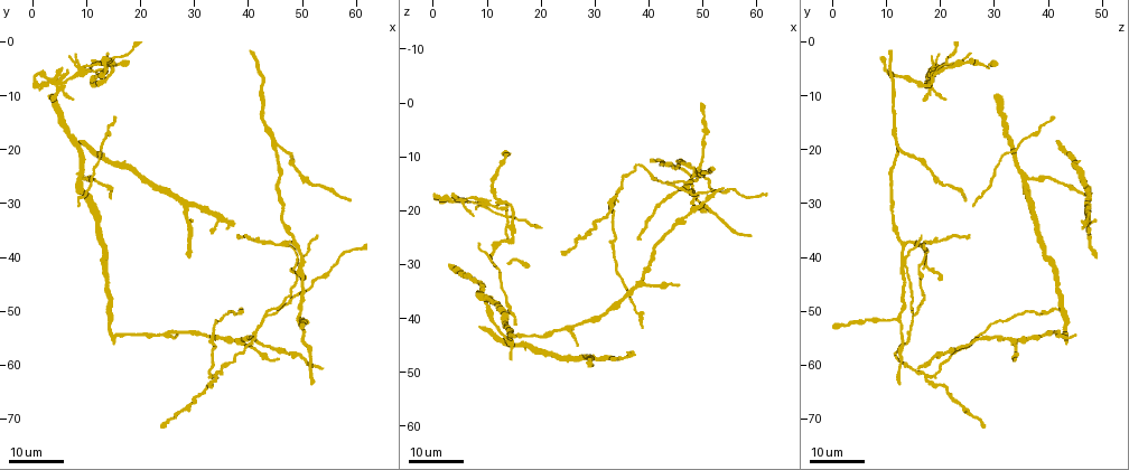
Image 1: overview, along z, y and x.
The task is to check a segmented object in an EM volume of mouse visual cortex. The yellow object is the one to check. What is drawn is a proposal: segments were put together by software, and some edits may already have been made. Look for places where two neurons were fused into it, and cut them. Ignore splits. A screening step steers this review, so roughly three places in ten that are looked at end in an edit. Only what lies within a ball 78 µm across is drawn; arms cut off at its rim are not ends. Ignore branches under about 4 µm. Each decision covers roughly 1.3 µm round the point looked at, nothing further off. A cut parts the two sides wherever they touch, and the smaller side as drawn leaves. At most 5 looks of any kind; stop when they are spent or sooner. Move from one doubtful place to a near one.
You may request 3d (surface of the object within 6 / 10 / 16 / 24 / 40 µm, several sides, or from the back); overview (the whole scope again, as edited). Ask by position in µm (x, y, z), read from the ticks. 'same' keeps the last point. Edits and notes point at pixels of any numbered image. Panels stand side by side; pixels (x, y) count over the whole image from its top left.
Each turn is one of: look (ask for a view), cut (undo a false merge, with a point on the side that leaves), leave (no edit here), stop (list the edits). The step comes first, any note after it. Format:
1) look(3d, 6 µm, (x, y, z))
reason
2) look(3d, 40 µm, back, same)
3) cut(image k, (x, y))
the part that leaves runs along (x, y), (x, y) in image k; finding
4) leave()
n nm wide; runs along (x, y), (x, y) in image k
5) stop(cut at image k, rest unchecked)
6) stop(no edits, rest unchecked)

look(3d, 24 µm, (9.0, 21.5, 34.0))

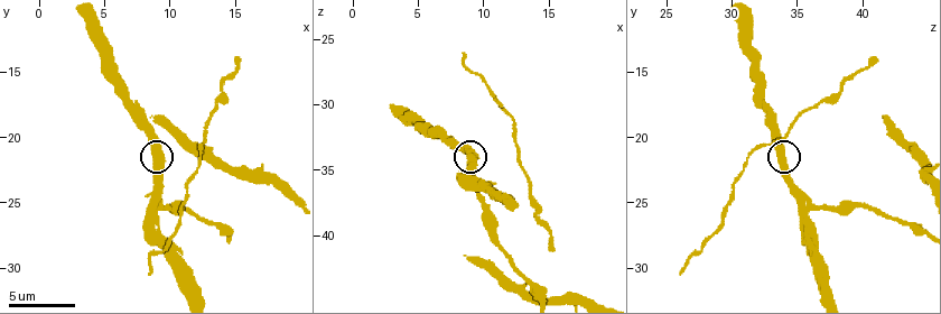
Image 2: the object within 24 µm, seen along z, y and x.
look(3d, 6 µm, (9.4, 21.2, 33.6))

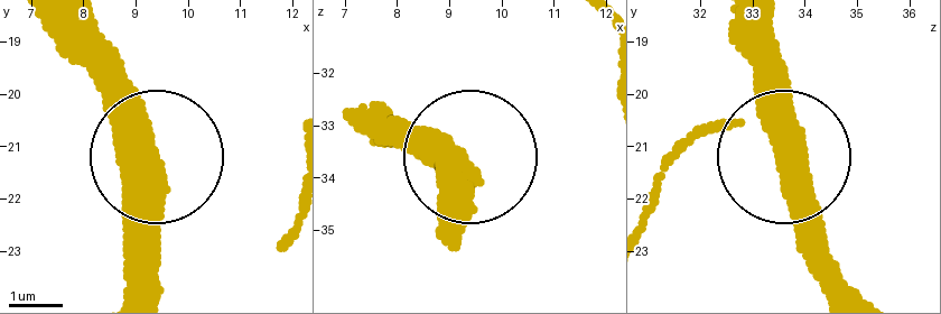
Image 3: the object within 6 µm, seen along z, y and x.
look(3d, 6 µm, back, (9.20, 21.15, 33.75))

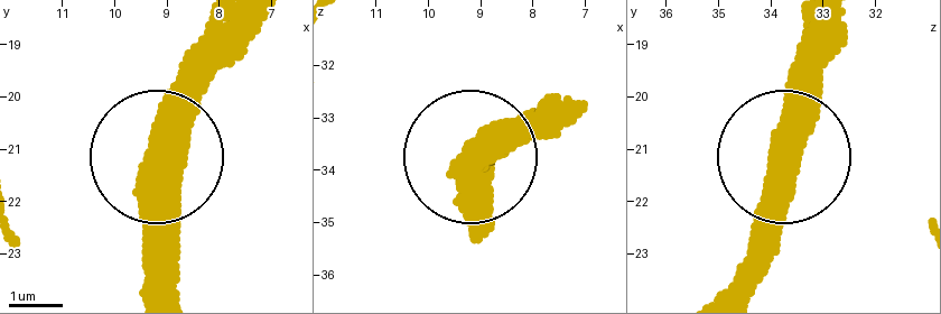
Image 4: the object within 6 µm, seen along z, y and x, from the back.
leave()
side arm 17 µm; continuous, no second neuron

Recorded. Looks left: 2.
look(3d, 24 µm, (47.0, 38.0, 15.5))

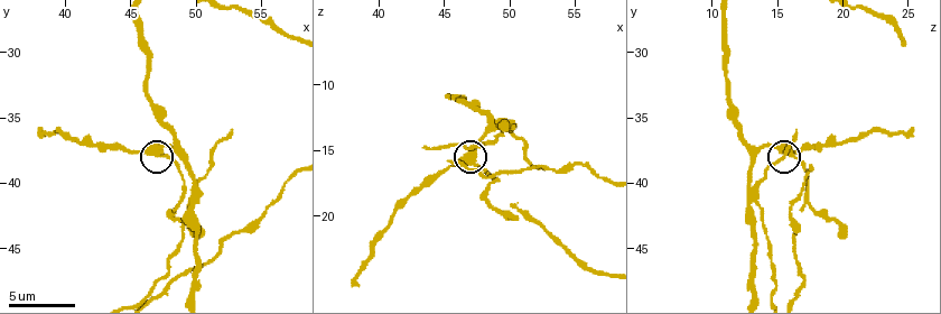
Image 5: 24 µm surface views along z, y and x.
look(3d, 10 µm, (47.2, 37.8, 16.0))
zoom in

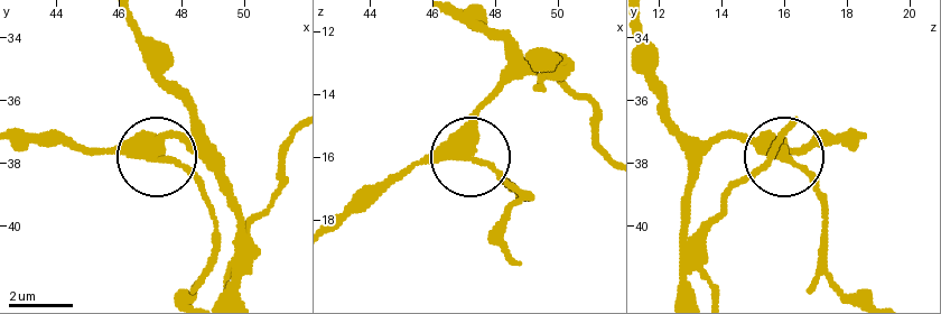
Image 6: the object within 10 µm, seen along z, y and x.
leave()
all the same neuron

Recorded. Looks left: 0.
stop(no edits, rest unchecked)

